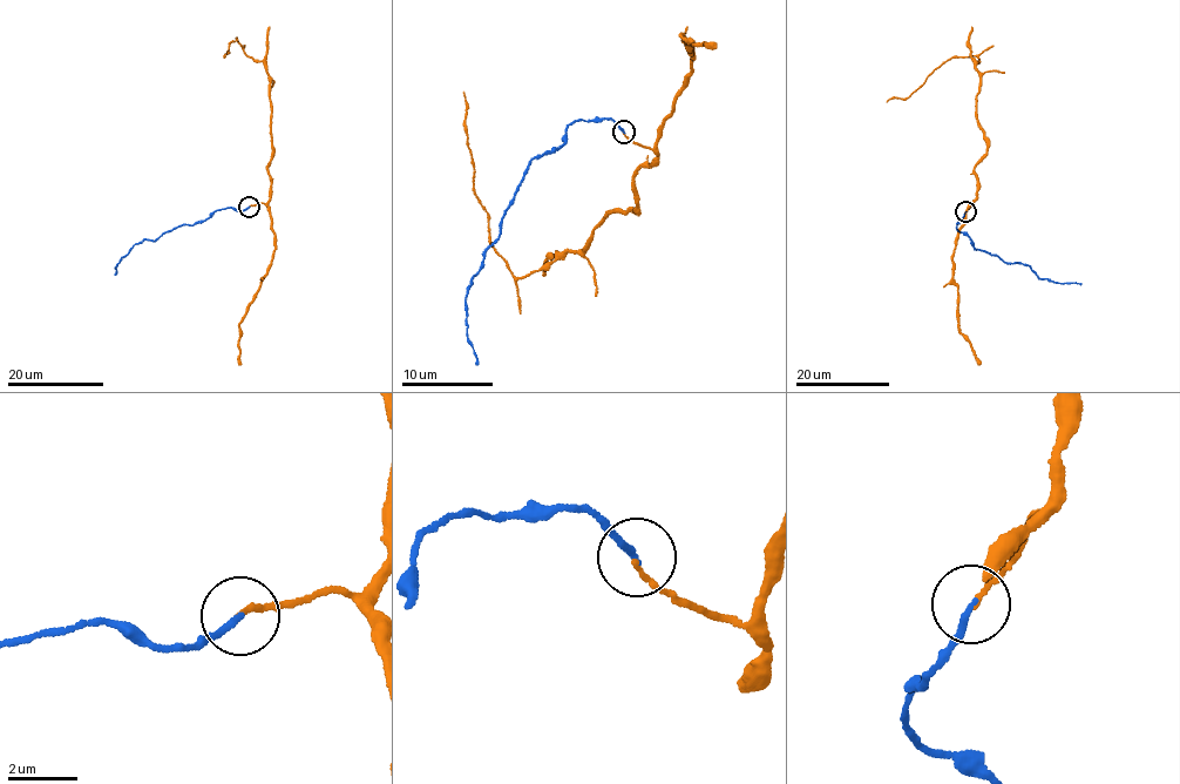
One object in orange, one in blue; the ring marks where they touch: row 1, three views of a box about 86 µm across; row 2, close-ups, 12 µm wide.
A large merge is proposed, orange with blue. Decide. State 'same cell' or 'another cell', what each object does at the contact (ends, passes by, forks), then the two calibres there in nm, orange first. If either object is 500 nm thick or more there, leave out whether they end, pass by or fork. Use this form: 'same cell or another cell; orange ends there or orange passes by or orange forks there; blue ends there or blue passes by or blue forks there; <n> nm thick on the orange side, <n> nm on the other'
same cell; orange ends there; blue ends there; 150 nm thick on the orange side, 180 nm on the other

